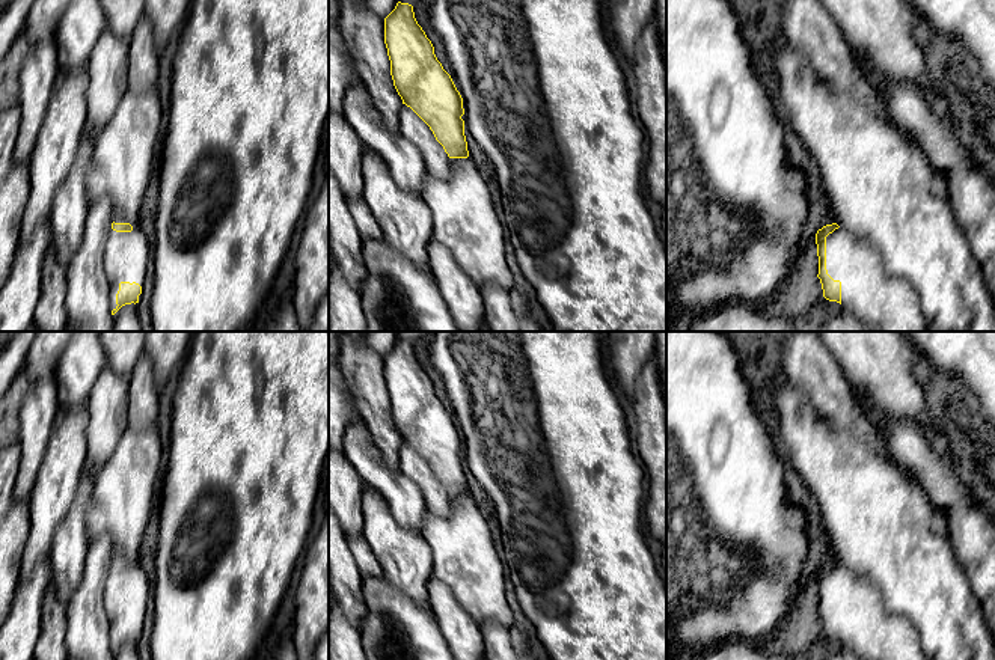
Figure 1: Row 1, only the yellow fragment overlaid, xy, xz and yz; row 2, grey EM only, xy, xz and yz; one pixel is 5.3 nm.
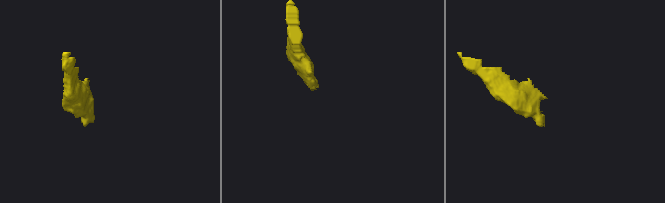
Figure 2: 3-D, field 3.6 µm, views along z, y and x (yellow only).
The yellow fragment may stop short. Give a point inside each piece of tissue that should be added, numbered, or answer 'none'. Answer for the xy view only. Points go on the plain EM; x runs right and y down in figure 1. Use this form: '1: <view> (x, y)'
1: xy (127, 592)

